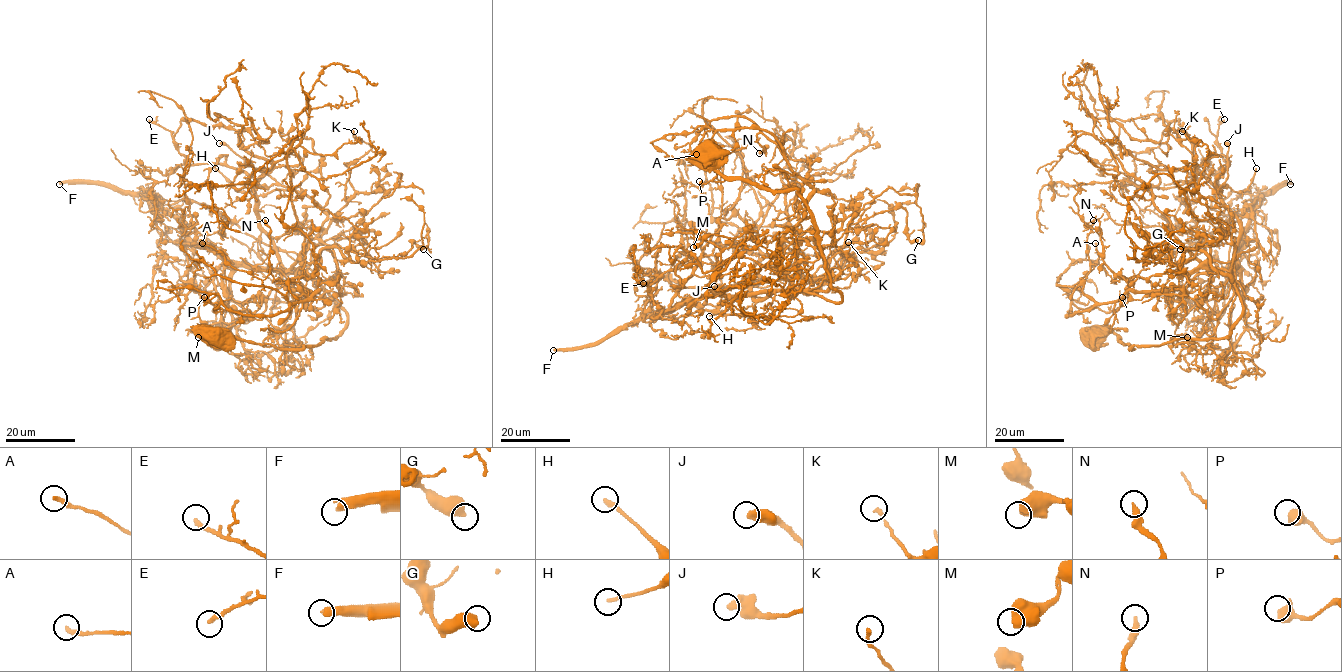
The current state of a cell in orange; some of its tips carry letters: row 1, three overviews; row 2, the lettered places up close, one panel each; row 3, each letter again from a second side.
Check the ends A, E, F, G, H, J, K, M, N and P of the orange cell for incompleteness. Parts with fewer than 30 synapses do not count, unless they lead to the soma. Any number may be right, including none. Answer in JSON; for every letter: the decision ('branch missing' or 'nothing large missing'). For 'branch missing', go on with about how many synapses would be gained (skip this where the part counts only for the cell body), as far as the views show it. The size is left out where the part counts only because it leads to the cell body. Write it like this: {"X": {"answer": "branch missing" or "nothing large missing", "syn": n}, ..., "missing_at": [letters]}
{"A": {"answer": "nothing large missing"}, "E": {"answer": "nothing large missing"}, "F": {"answer": "branch missing", "syn": 1500}, "G": {"answer": "nothing large missing"}, "H": {"answer": "nothing large missing"}, "J": {"answer": "nothing large missing"}, "K": {"answer": "nothing large missing"}, "M": {"answer": "nothing large missing"}, "N": {"answer": "nothing large missing"}, "P": {"answer": "nothing large missing"}, "missing_at": ["F"]}

